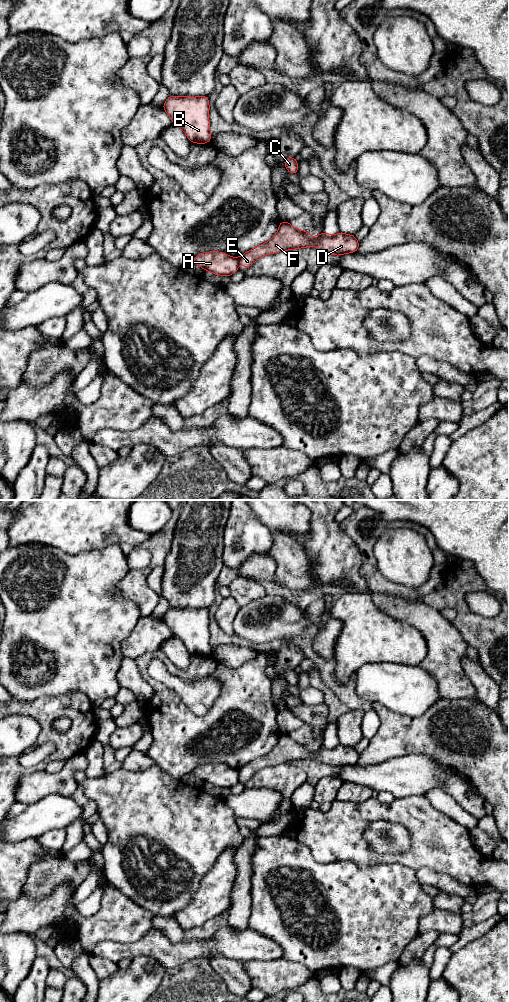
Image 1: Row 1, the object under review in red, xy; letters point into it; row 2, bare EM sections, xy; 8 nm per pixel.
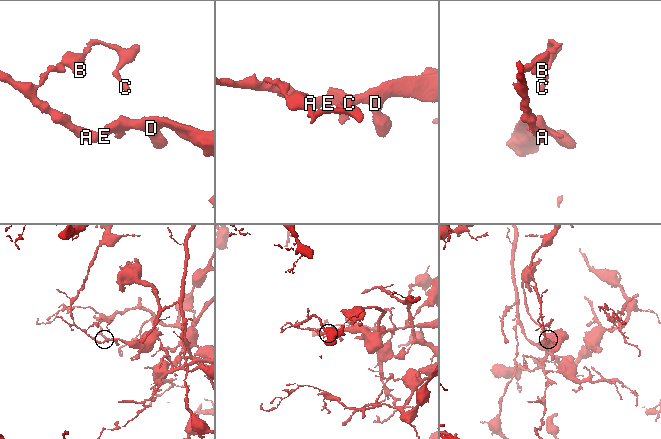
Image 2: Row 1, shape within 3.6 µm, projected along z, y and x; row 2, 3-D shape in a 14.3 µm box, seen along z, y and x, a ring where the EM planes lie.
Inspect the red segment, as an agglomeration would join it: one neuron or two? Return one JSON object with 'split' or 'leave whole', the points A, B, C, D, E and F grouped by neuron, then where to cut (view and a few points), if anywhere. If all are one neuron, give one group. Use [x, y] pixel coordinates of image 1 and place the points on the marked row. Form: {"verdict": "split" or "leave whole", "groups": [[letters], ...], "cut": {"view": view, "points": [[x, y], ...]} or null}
{"verdict": "split", "groups": [["A", "B", "C"], ["D", "E", "F"]], "cut": {"view": "xy", "points": [[237, 258], [239, 263]]}}

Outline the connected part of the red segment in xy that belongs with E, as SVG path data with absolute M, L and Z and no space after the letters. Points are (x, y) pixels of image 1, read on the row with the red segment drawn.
M281 221L277 233L266 243L259 245L243 255L238 260L244 264L247 270L255 261L261 257L305 247L317 247L331 255L343 255L357 252L360 242L354 235L339 232L337 235L330 235L323 232L310 238L309 232L294 228L289 222Z

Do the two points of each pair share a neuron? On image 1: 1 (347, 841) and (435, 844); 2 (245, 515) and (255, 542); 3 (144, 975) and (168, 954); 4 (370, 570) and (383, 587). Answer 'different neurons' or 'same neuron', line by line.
1: same neuron
2: same neuron
3: different neurons
4: same neuron

